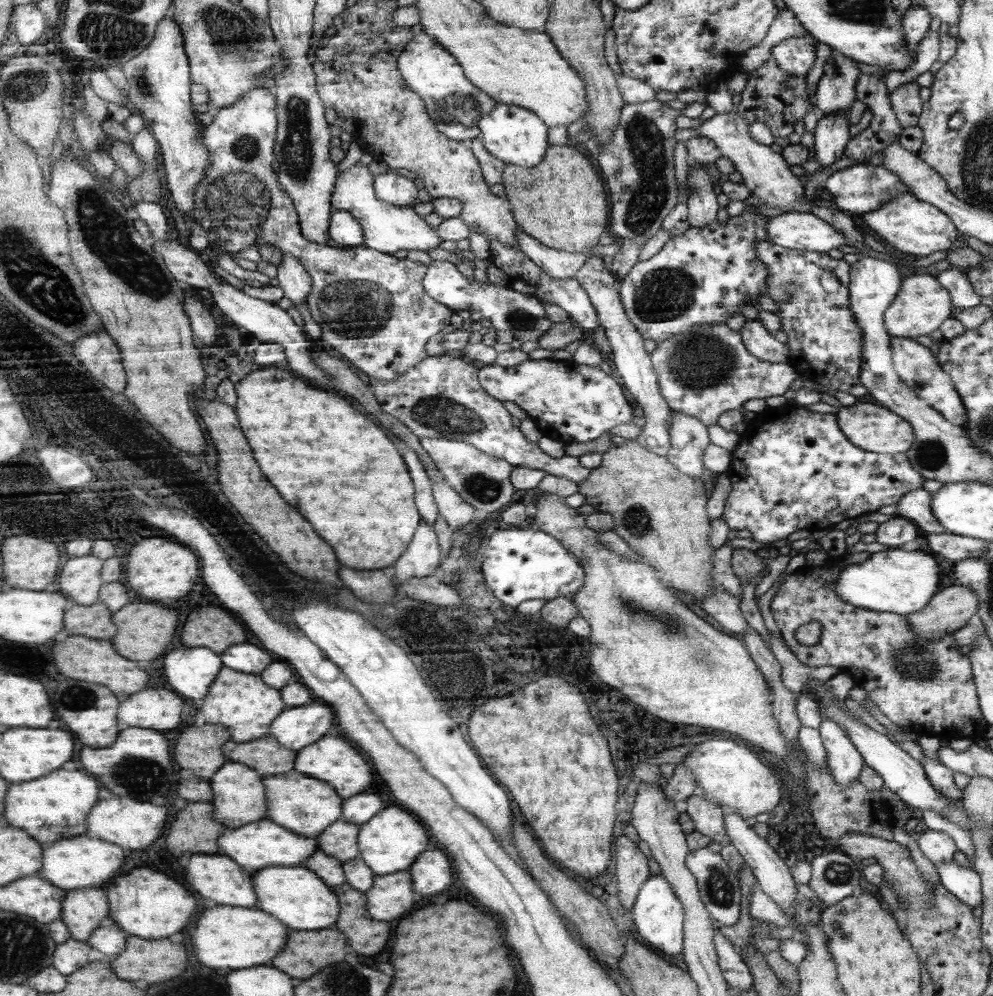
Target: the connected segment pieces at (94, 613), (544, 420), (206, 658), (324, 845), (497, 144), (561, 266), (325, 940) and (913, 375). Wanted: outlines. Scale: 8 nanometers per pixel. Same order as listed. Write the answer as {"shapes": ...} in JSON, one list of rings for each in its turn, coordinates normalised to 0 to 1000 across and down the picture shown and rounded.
{"shapes":[[[[103,604],[90,609],[73,607],[66,613],[65,628],[70,638],[79,637],[79,639],[111,643],[117,637],[117,627],[113,624],[113,614]]],[[[532,360],[518,367],[499,364],[484,369],[484,386],[493,398],[506,404],[522,406],[548,438],[568,446],[596,444],[618,432],[622,426],[640,426],[646,431],[651,426],[648,419],[638,418],[636,406],[628,398],[628,390],[604,371],[577,361]]],[[[183,651],[165,659],[165,675],[171,691],[187,701],[201,703],[226,671],[222,659],[209,651]]],[[[346,822],[332,827],[318,840],[321,852],[344,866],[361,860],[364,854],[361,849],[363,830]]],[[[501,103],[501,107],[483,120],[486,146],[489,151],[509,165],[520,165],[526,169],[541,168],[549,161],[552,149],[552,127],[539,112],[525,105]]],[[[522,229],[524,251],[537,261],[550,275],[558,279],[576,279],[597,254],[576,254],[554,249]]],[[[338,932],[310,936],[294,934],[292,948],[288,948],[284,960],[276,964],[276,970],[306,984],[338,964],[344,966],[350,958],[348,952],[348,942]]],[[[898,337],[899,365],[904,378],[916,390],[919,390],[925,399],[928,399],[946,415],[949,415],[953,422],[959,426],[970,428],[974,425],[973,409],[970,407],[968,398],[963,394],[955,378],[951,378],[948,364],[941,358],[941,354],[935,348],[924,344],[922,340],[913,340]]]]}

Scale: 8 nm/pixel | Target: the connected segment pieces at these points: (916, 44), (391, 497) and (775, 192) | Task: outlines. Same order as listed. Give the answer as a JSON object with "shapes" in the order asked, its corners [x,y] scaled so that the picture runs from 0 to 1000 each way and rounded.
{"shapes":[[[[919,4],[912,9],[912,14],[908,16],[908,32],[911,33],[916,51],[916,67],[922,60],[922,52],[926,47],[927,41],[932,39],[937,30],[937,12],[928,5]]],[[[266,369],[266,371],[252,373],[246,382],[242,382],[238,386],[238,394],[240,394],[240,406],[236,410],[240,410],[240,418],[244,418],[244,434],[248,434],[248,438],[252,438],[252,446],[256,446],[256,458],[260,458],[260,466],[262,466],[264,474],[278,488],[278,492],[286,498],[286,502],[292,508],[296,508],[330,546],[336,546],[336,554],[340,554],[340,562],[344,562],[344,566],[348,566],[352,570],[365,570],[365,572],[395,568],[403,560],[403,556],[411,550],[411,546],[419,534],[419,528],[423,526],[425,520],[417,506],[415,480],[413,480],[409,466],[405,464],[405,458],[401,456],[399,448],[395,448],[395,444],[391,442],[389,434],[385,430],[381,430],[371,418],[361,414],[348,400],[340,398],[338,394],[314,390],[312,386],[308,386],[306,382],[294,378],[290,371],[284,371],[284,369]]],[[[741,108],[731,113],[721,113],[700,130],[683,128],[679,133],[682,141],[691,143],[700,137],[710,137],[722,145],[726,151],[726,158],[739,164],[740,171],[747,175],[748,184],[756,191],[756,198],[749,203],[759,208],[771,206],[777,209],[788,209],[793,213],[818,213],[823,201],[812,200],[810,185],[798,174],[796,166],[785,154],[775,148],[779,145],[780,137],[775,128],[768,122],[757,123],[751,120]]]]}

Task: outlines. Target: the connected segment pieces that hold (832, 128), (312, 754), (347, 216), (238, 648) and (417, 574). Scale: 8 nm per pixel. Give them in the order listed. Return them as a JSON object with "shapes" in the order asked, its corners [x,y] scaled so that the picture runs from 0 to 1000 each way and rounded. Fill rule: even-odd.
{"shapes":[[[[855,115],[824,116],[819,134],[820,162],[827,166],[824,172],[840,165],[851,155],[858,138]]],[[[326,739],[326,741],[320,742],[318,746],[312,747],[312,751],[300,754],[298,772],[300,775],[307,776],[308,779],[328,783],[330,787],[339,792],[346,803],[356,799],[356,797],[363,798],[375,785],[375,773],[373,773],[373,767],[369,765],[367,757],[361,755],[356,749],[348,741]]],[[[336,211],[331,225],[331,236],[336,247],[361,248],[368,243],[363,222],[349,211]]],[[[235,647],[224,657],[228,670],[248,677],[262,677],[270,667],[274,667],[276,661],[273,655],[256,647]]],[[[431,524],[421,530],[421,538],[417,538],[417,546],[413,546],[413,554],[397,566],[397,580],[401,583],[435,578],[446,560],[446,552],[441,546],[438,530]]]]}

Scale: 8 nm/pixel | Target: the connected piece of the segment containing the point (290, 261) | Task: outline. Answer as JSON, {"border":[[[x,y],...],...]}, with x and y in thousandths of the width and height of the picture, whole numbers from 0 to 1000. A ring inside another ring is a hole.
{"border":[[[286,254],[279,265],[280,287],[286,292],[286,297],[294,301],[299,310],[302,305],[308,305],[308,298],[314,289],[314,280],[308,268],[292,254]]]}

